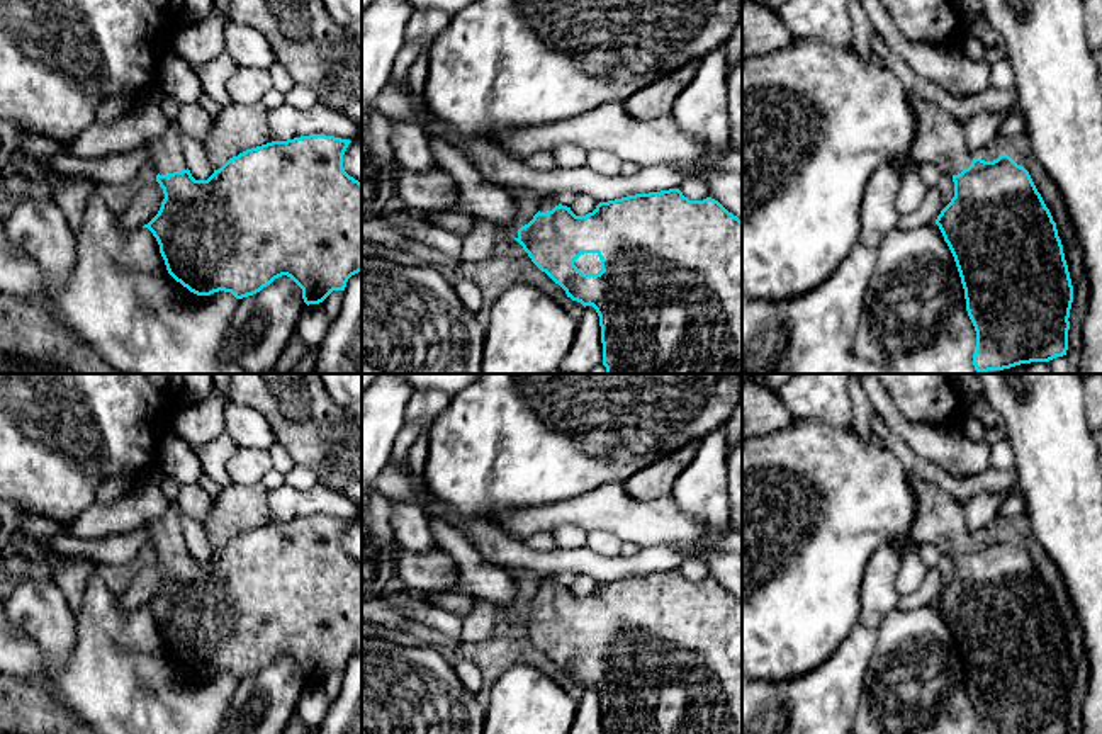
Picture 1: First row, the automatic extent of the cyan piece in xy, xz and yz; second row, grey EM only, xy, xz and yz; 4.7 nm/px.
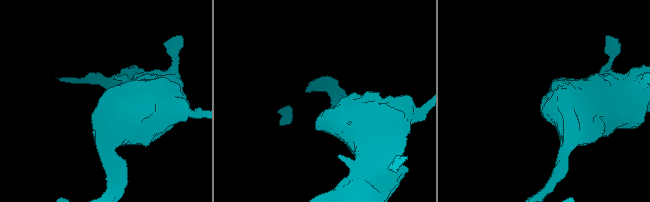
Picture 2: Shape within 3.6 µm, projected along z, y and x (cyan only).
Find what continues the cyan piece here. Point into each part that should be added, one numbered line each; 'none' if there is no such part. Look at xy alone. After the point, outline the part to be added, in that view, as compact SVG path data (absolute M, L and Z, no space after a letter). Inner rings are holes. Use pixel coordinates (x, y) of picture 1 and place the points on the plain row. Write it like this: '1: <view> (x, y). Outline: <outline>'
1: xy (165, 532). Outline: M171 501L168 510L156 520L146 523L143 528L148 534L148 542L153 544L156 554L168 556L187 550L182 522L182 511L177 501Z

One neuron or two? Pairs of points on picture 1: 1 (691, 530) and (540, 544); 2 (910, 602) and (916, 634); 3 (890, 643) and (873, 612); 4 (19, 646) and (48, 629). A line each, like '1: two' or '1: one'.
1: two
2: two
3: two
4: two

